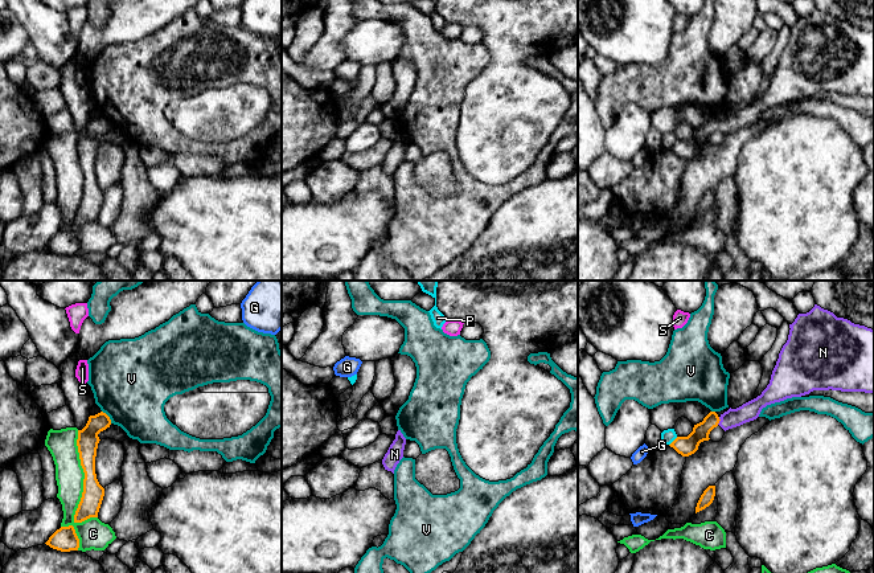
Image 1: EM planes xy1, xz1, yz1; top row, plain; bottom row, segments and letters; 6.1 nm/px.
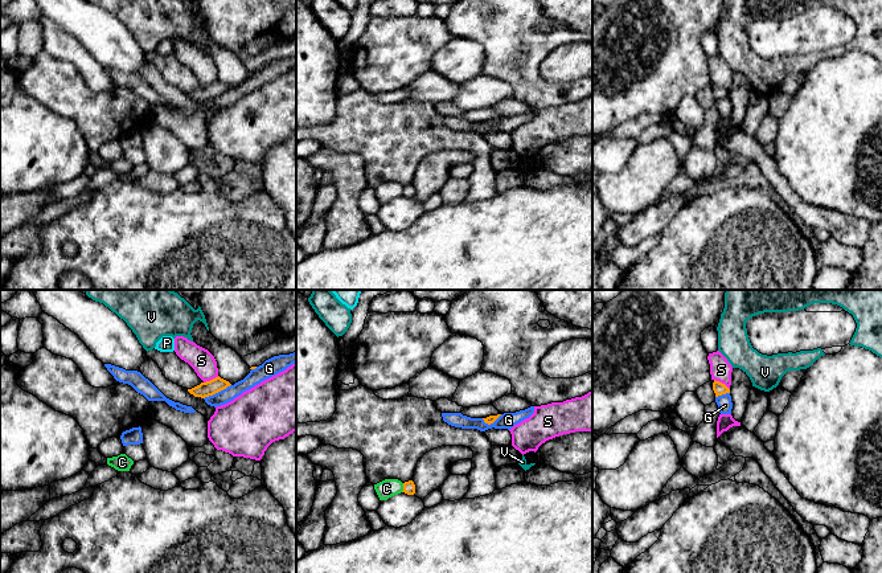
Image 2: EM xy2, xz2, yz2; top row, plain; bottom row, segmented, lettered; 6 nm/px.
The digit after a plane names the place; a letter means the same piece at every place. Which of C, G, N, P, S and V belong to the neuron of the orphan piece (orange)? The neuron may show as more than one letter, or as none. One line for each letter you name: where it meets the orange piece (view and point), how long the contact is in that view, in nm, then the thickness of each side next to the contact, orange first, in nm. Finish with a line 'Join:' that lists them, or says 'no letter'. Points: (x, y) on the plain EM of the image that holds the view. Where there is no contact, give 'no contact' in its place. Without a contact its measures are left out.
N: contact yz1 (719, 123); length 50 nm; calibres 110 and 120 nm
Join: N

